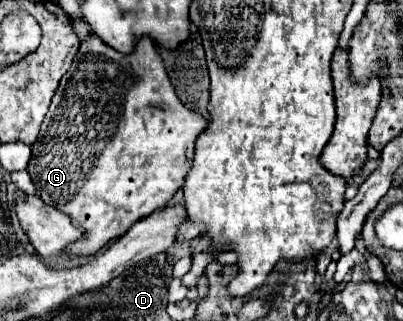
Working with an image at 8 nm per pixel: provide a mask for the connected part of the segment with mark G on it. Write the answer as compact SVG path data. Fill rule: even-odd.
M90 35L80 45L80 53L76 53L52 97L50 111L42 121L28 163L36 193L48 205L66 213L76 227L80 225L84 229L82 237L68 245L66 255L70 259L96 255L106 243L122 237L136 221L148 217L158 207L166 207L174 193L184 185L184 177L190 169L186 157L188 145L206 129L206 123L208 121L200 113L190 111L176 97L162 59L150 39L144 37L134 53L122 55Z

